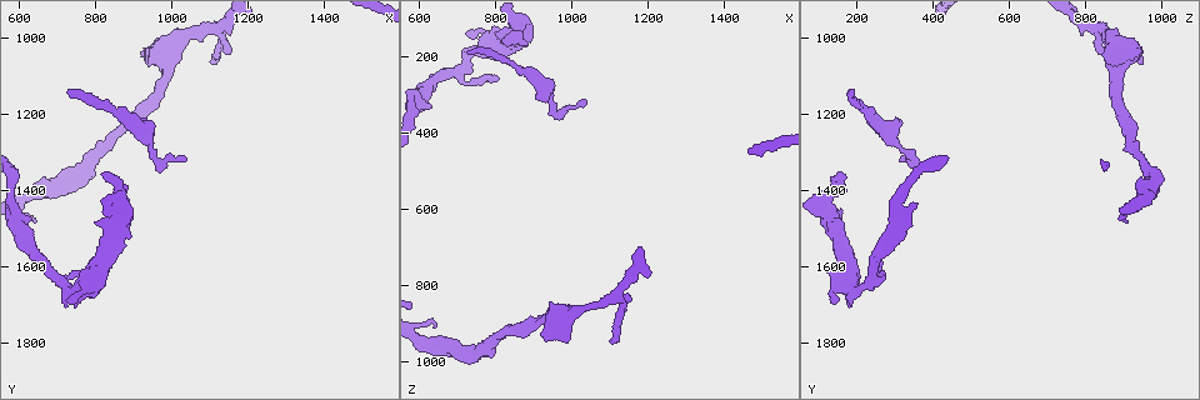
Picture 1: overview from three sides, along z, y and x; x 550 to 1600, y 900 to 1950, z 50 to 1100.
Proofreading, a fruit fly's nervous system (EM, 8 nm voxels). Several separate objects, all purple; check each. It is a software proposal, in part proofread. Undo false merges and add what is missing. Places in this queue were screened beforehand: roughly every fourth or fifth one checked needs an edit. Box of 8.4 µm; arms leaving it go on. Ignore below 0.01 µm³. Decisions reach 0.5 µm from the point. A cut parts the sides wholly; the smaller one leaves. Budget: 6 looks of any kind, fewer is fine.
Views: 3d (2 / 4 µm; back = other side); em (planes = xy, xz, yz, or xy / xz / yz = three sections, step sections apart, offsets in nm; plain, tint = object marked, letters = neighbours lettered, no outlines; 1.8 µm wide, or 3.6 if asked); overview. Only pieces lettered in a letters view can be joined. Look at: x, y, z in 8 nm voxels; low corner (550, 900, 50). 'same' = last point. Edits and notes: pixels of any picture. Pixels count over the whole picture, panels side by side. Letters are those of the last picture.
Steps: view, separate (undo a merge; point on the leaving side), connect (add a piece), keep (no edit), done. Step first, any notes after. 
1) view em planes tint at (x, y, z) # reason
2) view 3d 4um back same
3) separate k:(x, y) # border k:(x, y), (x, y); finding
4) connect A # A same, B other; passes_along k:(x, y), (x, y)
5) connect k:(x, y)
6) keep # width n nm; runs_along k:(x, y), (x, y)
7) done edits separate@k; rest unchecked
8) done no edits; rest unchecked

view 3d 4um back at (640, 1480, 910) # thin end

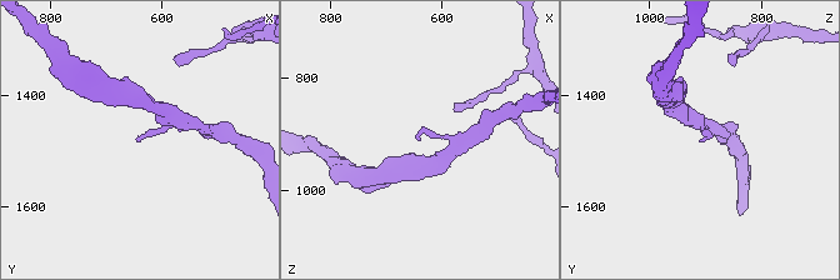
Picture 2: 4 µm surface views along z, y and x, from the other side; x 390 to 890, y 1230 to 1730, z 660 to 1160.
view em xy step 4 plain at (645, 1485, 905)

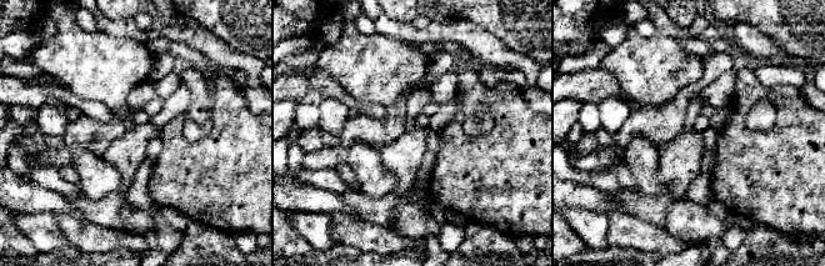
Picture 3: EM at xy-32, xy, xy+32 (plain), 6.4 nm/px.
view em xy step 4 letters same

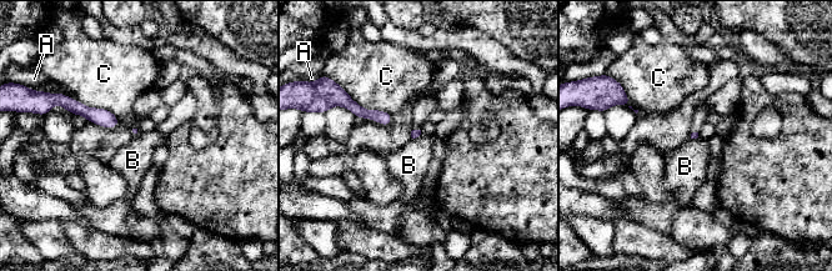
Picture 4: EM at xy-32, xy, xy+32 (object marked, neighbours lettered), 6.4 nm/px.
keep # A other, B other, C other; none of them fits

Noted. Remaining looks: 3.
view em planes letters at (935, 1030, 940) # stops while still wide

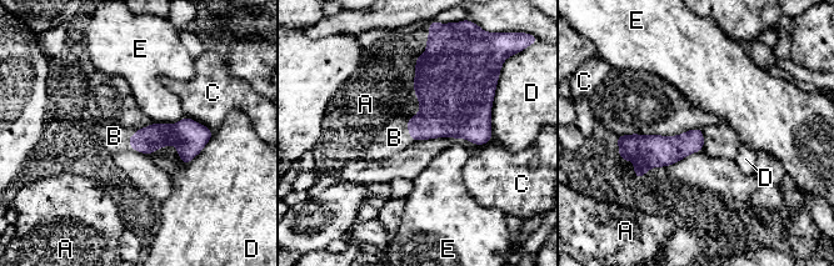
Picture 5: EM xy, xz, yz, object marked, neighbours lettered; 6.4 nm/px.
connect B # longest_contact A 360 nm; A other, B same, C other, D other, E other; passes_along 5:(146, 140), (129, 139), (114, 136); it goes on there

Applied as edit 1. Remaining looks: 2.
done edits connect@5; rest unchecked

